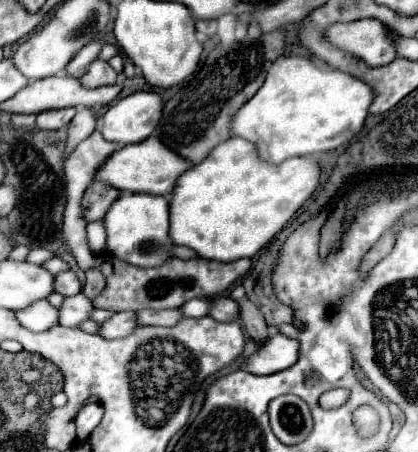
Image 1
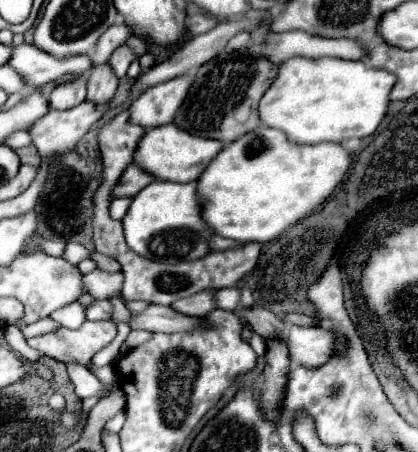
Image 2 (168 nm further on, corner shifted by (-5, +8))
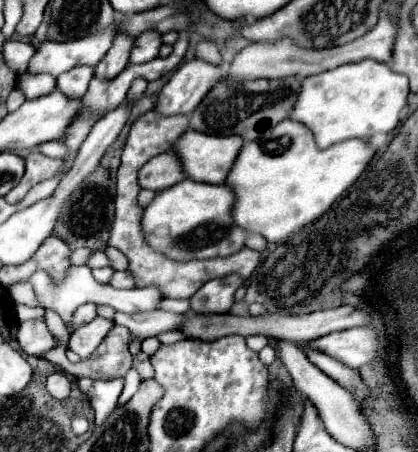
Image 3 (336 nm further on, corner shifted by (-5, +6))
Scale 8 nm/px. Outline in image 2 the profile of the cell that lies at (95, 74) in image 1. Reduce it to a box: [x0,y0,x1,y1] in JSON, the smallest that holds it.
[106,46,136,78]

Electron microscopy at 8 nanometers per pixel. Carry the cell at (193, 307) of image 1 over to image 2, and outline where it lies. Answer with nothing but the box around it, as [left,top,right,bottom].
[214,288,240,310]

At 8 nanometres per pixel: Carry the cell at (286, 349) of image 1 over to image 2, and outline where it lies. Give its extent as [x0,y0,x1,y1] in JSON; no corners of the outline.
[288,326,334,368]

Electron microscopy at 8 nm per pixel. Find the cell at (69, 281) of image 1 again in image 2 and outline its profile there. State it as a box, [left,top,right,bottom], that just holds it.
[82,270,122,298]

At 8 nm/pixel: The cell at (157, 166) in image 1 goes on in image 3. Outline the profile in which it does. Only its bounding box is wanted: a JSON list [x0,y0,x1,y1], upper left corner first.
[172,130,244,184]

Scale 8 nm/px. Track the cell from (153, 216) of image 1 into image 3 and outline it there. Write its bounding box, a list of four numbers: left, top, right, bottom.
[142,178,248,260]

